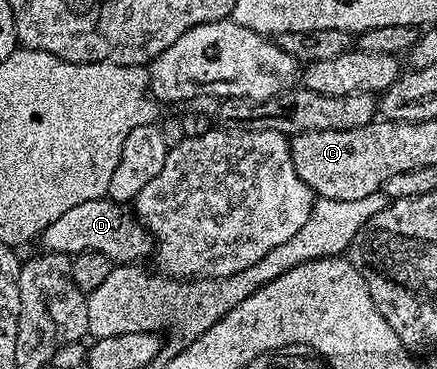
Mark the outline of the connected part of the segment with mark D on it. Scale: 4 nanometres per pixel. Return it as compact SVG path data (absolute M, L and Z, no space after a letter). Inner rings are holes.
M103 198L92 202L80 202L80 206L72 206L72 210L67 210L65 214L60 214L52 226L48 226L42 231L40 237L41 247L48 252L63 252L68 257L75 257L79 252L95 252L104 254L109 260L113 260L115 265L130 266L153 253L156 244L152 239L146 225L138 219L137 215L129 207L117 204L115 200Z

